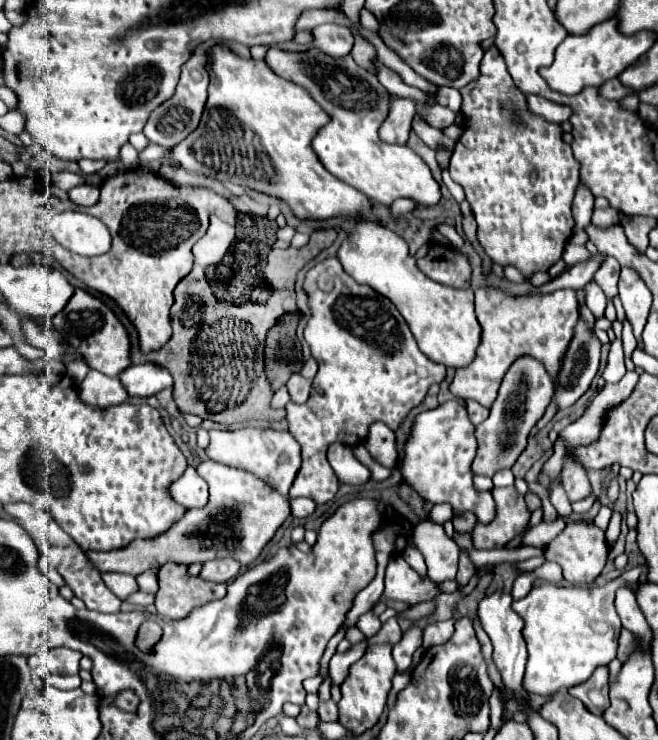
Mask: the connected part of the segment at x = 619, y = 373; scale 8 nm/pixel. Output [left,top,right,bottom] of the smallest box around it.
[603,339,625,383]

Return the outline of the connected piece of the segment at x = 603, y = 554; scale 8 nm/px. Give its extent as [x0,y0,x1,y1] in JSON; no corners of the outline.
[544,520,609,585]

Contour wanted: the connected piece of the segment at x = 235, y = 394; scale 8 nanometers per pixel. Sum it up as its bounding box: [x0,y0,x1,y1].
[145,229,337,425]

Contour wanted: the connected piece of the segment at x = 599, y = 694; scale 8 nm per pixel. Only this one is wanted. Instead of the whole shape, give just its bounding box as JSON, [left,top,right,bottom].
[569,669,609,715]

